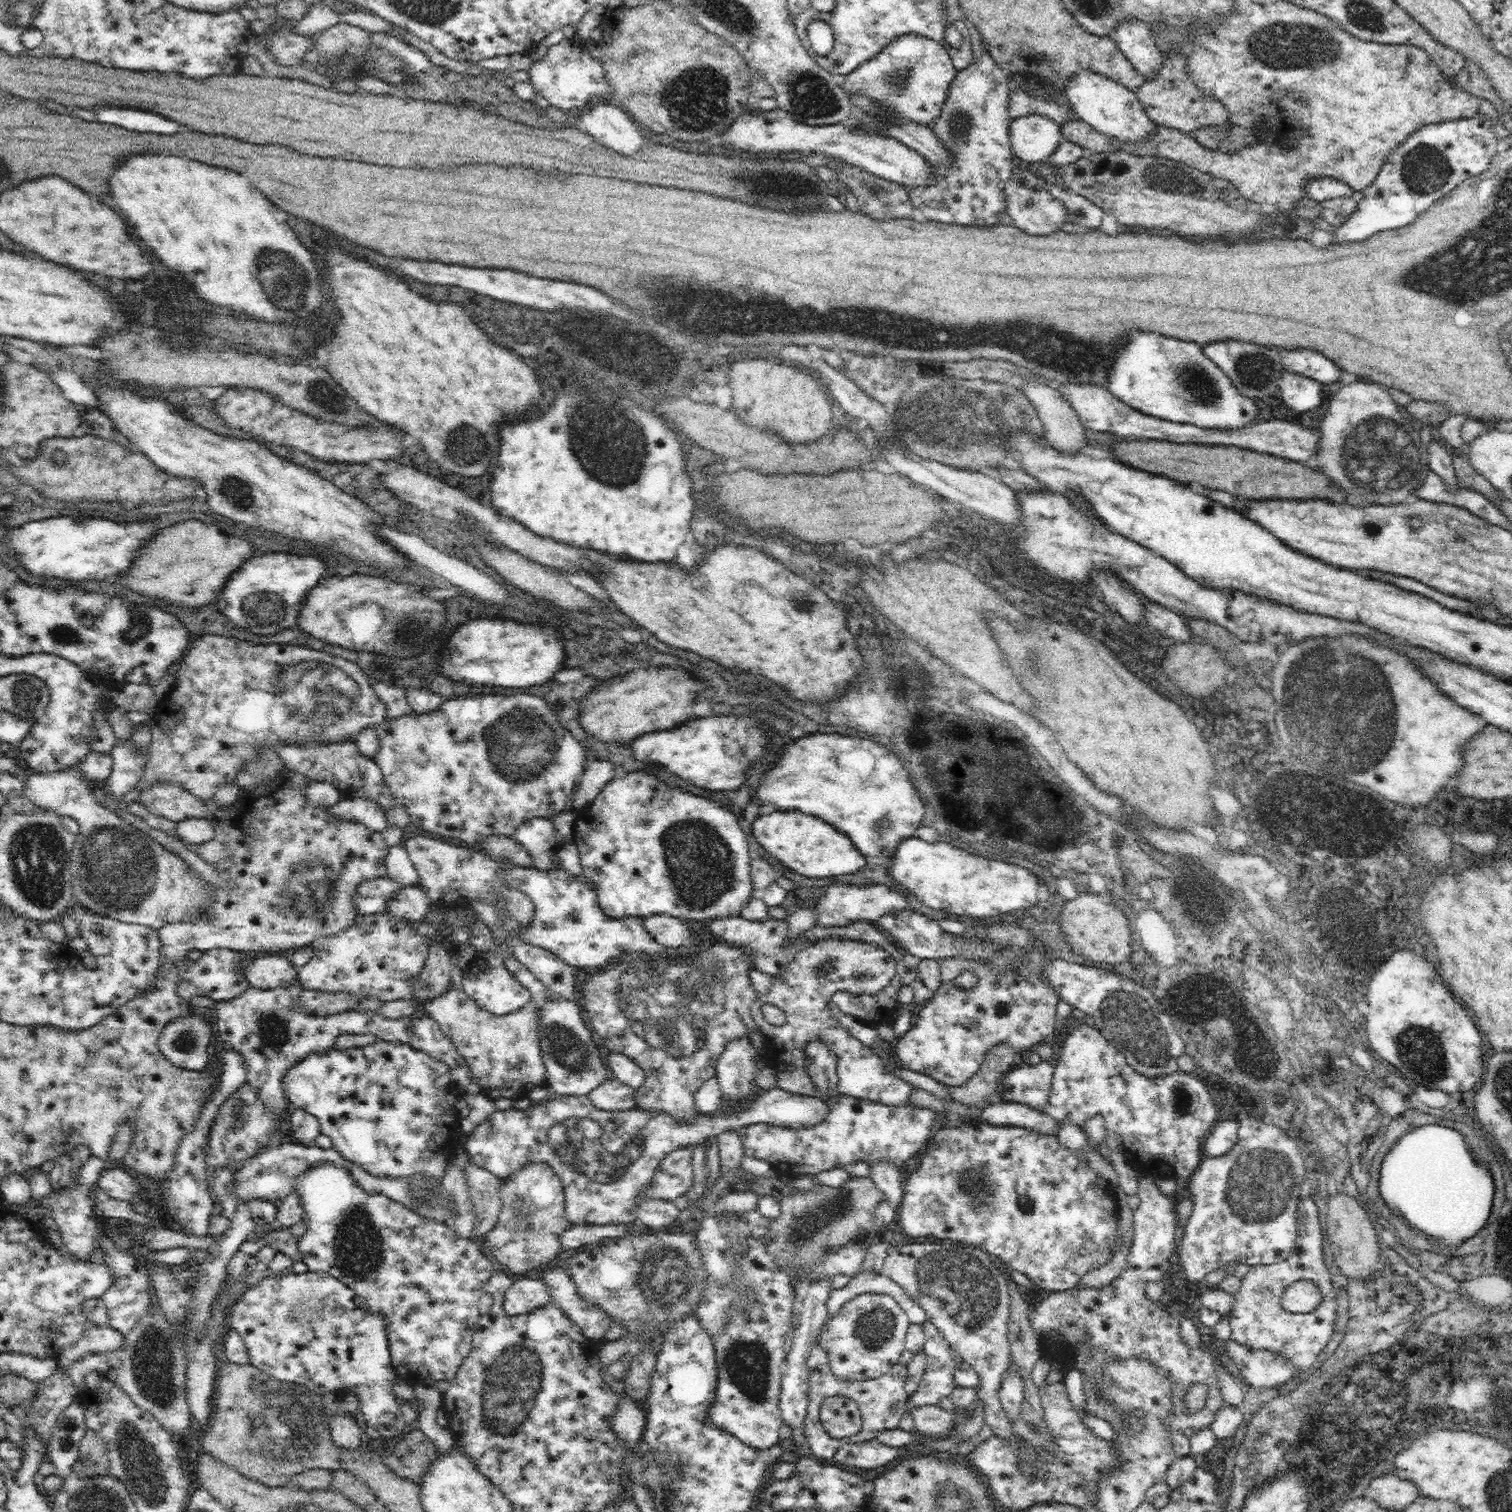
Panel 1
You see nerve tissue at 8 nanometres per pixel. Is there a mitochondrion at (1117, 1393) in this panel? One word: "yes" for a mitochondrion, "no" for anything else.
yes

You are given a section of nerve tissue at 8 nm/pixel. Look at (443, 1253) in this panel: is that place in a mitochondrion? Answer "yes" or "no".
no

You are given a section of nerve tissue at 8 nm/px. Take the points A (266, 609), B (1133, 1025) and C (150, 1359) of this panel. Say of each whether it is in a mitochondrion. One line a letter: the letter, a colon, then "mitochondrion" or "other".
A: mitochondrion
B: mitochondrion
C: mitochondrion

